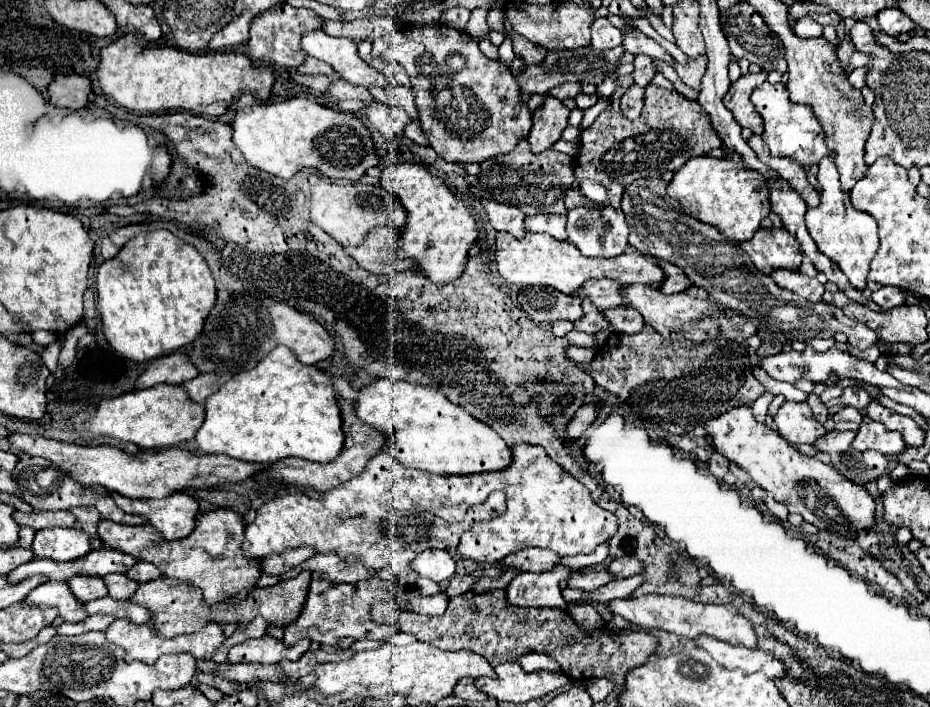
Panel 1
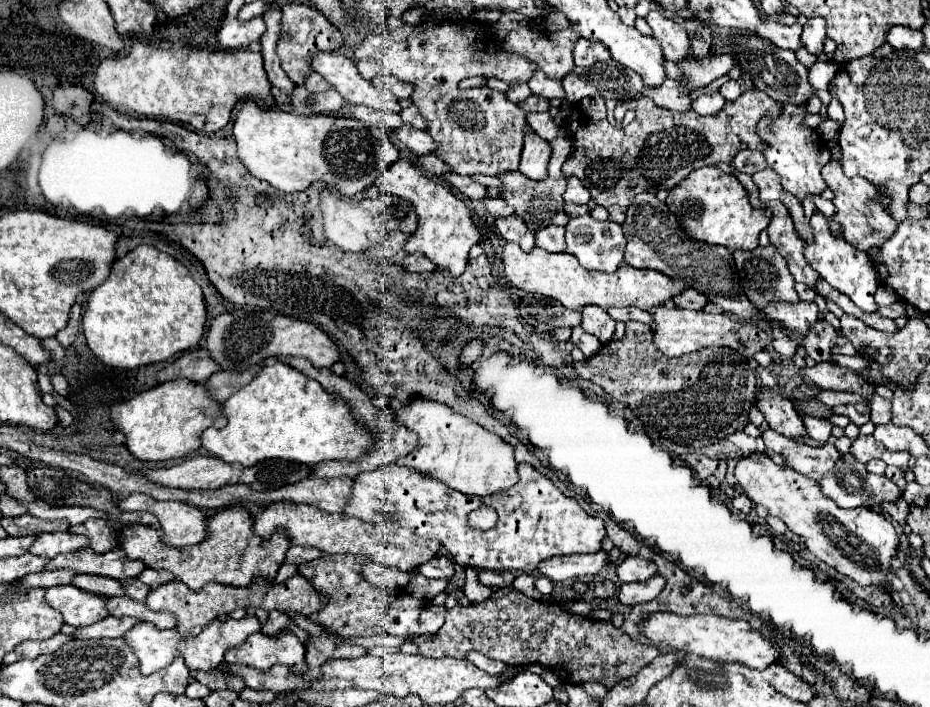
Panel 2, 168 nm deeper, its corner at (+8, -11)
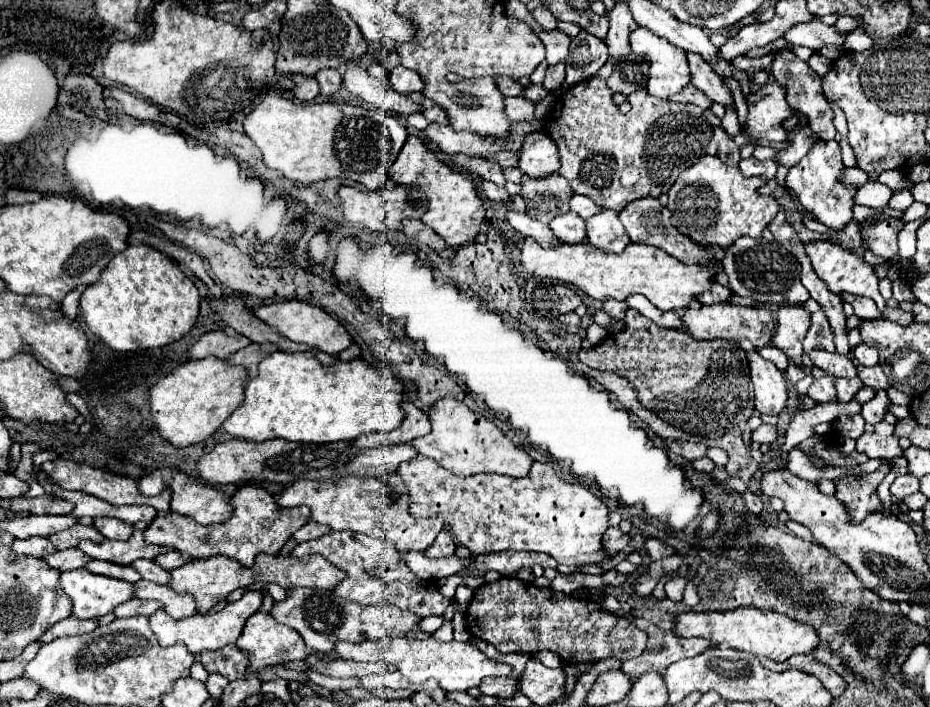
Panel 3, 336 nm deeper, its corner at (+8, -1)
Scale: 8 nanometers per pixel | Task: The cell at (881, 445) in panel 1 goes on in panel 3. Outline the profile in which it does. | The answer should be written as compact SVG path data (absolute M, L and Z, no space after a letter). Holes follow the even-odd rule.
M885 421L867 427L867 431L857 439L857 451L881 459L893 459L903 453L899 439L893 435L893 425Z

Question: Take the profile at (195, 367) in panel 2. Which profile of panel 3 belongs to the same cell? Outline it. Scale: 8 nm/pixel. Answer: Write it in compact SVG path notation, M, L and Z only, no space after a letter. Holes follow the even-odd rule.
M211 331L199 337L197 343L189 349L189 359L205 359L205 357L217 357L227 359L231 353L247 347L251 341L243 335L227 335L225 331Z

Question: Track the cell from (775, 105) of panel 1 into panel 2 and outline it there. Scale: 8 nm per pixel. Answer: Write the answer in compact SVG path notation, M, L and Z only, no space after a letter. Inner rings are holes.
M785 103L783 115L777 117L777 121L761 121L761 125L757 127L757 133L761 135L761 139L769 145L763 151L767 163L779 173L783 189L793 193L799 201L803 201L807 195L821 195L827 189L821 177L821 169L831 159L831 151L823 141L823 137L817 131L805 129L801 125L803 117L805 117L805 107L795 107Z

